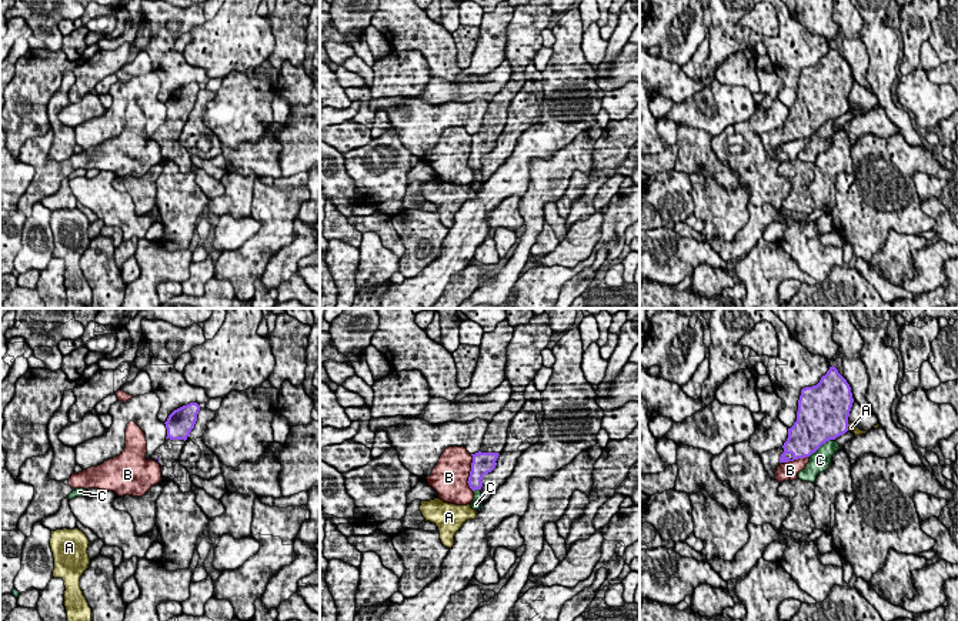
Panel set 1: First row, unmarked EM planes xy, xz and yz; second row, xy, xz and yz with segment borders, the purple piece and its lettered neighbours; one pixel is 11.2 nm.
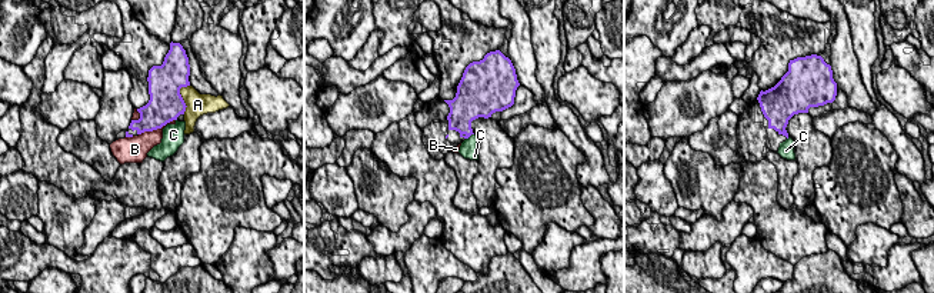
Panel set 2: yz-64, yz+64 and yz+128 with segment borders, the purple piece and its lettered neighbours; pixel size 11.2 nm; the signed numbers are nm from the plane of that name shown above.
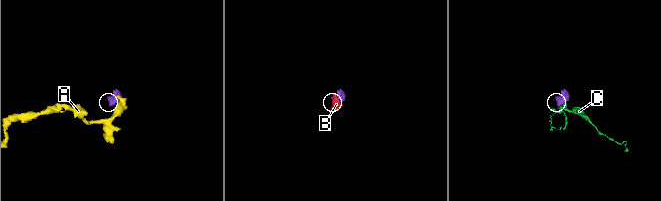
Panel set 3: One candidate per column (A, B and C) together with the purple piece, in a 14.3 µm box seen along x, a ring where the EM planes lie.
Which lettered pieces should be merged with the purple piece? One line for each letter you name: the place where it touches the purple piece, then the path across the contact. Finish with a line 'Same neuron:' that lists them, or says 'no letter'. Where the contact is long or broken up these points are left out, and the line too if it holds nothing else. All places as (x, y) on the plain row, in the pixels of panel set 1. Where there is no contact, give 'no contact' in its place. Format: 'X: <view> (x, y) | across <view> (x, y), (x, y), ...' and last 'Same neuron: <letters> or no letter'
Same neuron: no letter

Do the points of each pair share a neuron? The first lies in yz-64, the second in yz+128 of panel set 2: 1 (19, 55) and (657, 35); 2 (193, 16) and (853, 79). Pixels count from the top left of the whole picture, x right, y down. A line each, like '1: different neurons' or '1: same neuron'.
1: same neuron
2: same neuron

